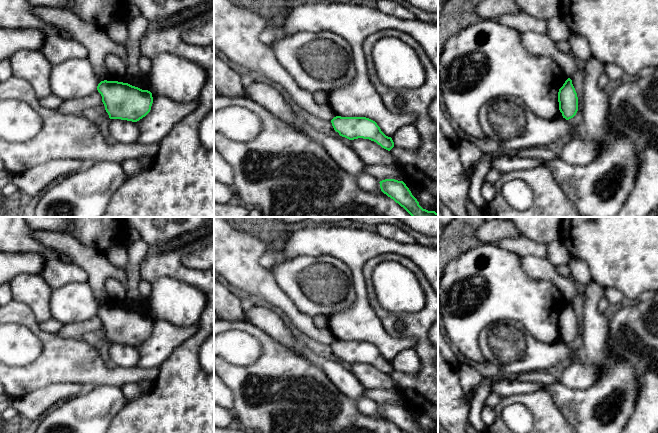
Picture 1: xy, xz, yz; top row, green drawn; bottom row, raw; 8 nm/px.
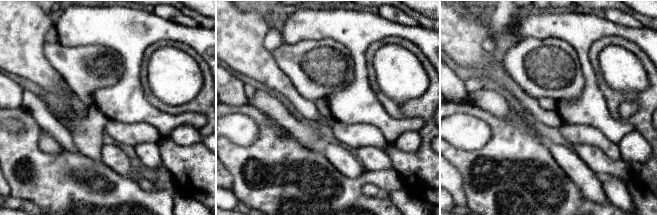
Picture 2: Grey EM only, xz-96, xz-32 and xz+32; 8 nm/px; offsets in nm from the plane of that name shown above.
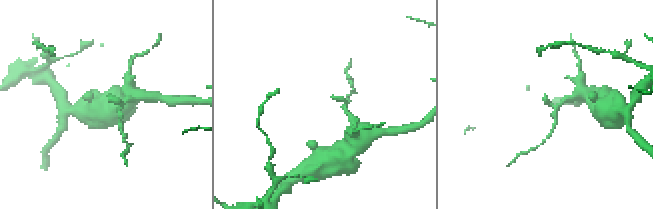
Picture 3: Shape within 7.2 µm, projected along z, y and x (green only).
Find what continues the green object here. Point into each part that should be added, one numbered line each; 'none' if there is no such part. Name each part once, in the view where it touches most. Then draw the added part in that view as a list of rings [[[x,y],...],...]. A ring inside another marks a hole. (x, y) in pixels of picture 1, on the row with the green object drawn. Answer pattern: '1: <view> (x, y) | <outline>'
none

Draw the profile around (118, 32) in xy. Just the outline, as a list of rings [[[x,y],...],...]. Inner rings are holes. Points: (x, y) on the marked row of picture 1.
[[[119,21],[111,23],[105,29],[105,33],[113,42],[124,46],[128,40],[128,22]]]

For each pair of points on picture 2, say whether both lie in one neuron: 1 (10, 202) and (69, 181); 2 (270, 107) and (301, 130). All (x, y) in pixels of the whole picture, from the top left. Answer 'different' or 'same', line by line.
1: different
2: same

